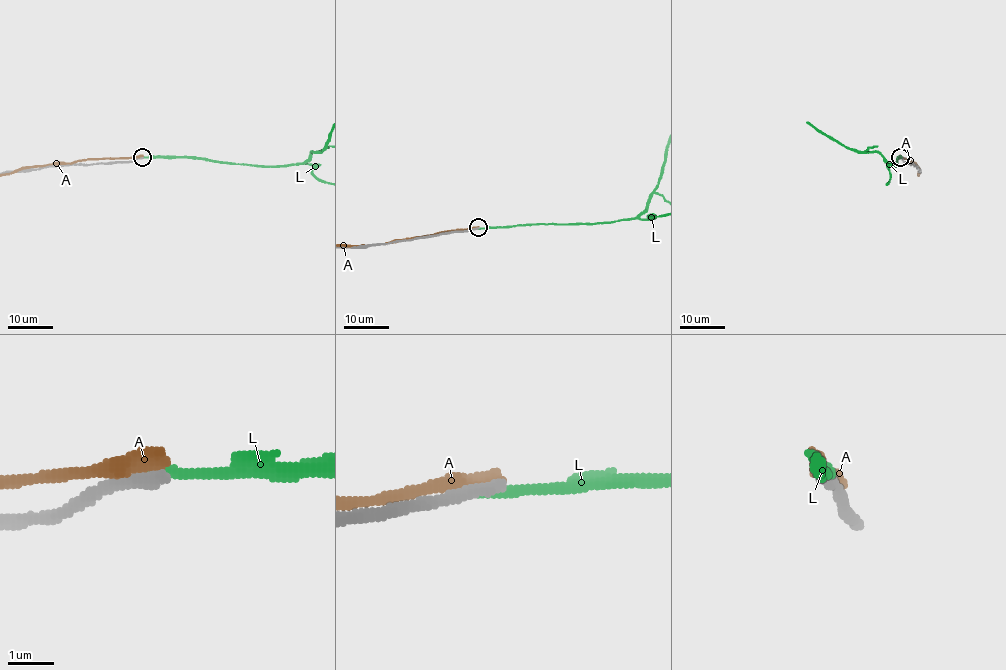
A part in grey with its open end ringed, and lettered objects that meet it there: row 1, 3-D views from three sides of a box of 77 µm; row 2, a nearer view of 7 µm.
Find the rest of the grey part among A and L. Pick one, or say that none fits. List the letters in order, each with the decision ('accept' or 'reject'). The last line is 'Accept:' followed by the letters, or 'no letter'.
A: reject
L: reject
Accept: no letter

